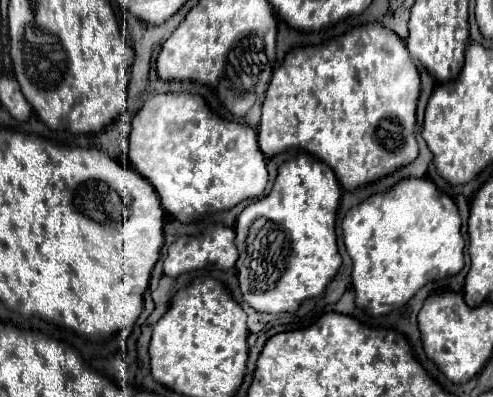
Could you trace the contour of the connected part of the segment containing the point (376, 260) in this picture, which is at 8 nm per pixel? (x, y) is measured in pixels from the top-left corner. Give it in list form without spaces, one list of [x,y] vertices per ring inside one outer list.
[[[402,178],[390,190],[374,194],[358,206],[350,208],[342,222],[342,234],[346,250],[354,264],[352,288],[356,290],[356,304],[372,316],[380,316],[392,308],[404,306],[426,282],[454,276],[464,266],[460,212],[454,200],[448,194],[440,192],[438,186],[428,178]]]

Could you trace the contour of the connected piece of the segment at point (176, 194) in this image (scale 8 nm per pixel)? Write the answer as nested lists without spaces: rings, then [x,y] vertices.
[[[190,92],[156,94],[142,104],[132,118],[128,156],[132,166],[156,188],[162,206],[182,222],[190,222],[208,212],[230,210],[242,200],[260,196],[268,184],[266,158],[258,148],[256,132],[246,124],[224,120],[208,108],[200,94]]]

